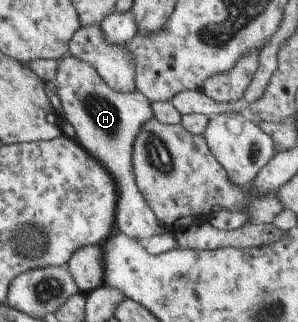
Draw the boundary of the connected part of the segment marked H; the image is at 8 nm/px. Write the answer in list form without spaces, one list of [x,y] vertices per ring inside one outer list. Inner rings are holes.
[[[65,55],[58,62],[54,83],[63,119],[75,130],[76,143],[111,175],[116,184],[116,230],[141,243],[165,233],[163,225],[139,192],[132,163],[136,138],[142,128],[155,118],[152,102],[137,89],[133,92],[114,91],[92,66],[79,59]]]

